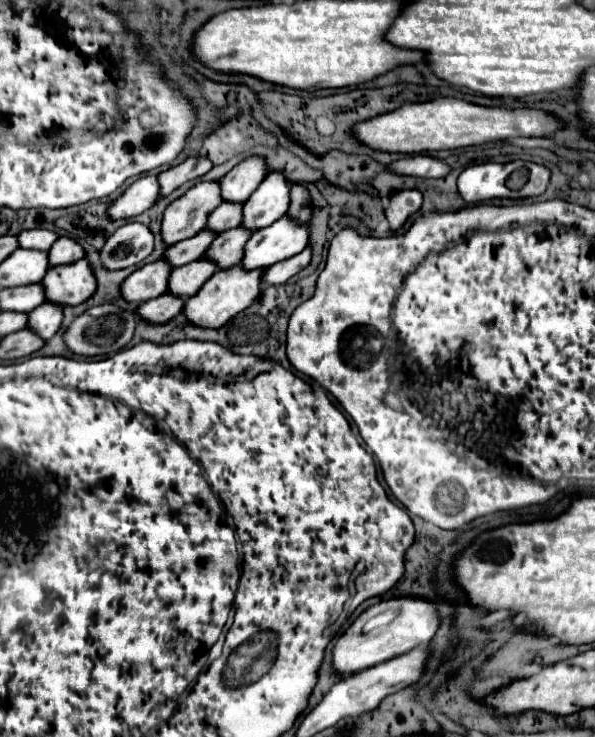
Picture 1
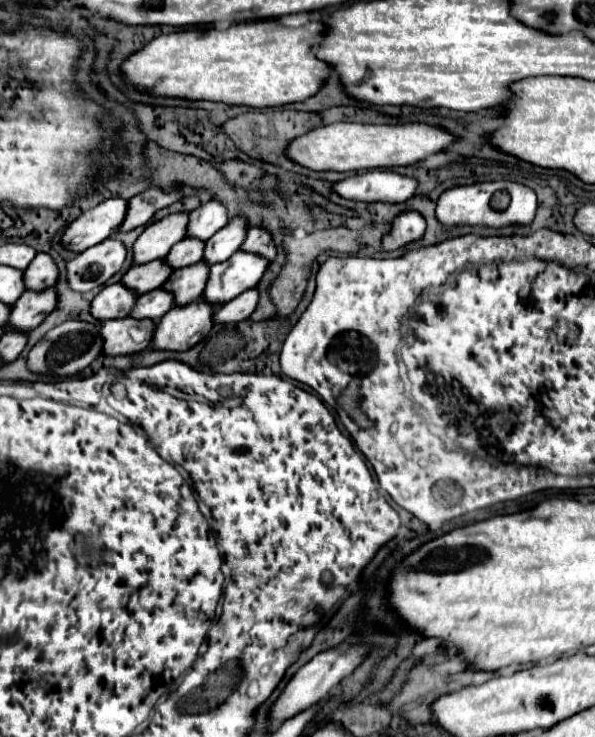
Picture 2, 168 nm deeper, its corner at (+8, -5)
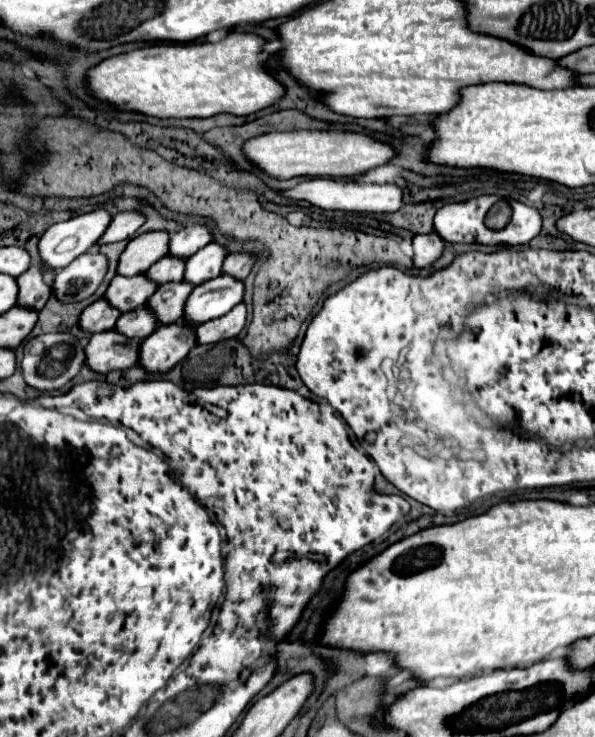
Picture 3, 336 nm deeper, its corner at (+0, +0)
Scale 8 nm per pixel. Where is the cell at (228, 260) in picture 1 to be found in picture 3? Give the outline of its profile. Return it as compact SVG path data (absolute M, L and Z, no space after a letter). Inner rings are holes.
M187 282L163 284L153 292L153 296L149 296L145 306L153 310L159 324L175 324L175 322L181 322L185 300L191 292L193 292L193 286Z

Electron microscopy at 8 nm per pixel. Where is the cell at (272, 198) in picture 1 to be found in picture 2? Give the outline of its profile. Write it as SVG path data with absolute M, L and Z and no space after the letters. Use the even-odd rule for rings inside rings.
M235 215L219 233L209 239L203 259L209 265L227 261L241 247L241 241L245 241L245 235L249 233L247 227L249 219L245 215Z

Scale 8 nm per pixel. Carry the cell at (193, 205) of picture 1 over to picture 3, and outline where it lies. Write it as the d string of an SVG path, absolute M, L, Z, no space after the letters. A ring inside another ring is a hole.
M145 232L133 238L125 252L119 256L117 274L119 276L137 276L149 270L151 264L161 260L167 254L169 234L167 232Z

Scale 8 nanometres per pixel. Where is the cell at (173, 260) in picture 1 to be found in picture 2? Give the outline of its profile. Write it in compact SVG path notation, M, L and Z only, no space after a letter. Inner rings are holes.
M165 259L161 261L151 261L151 263L145 263L145 265L133 265L121 279L123 285L129 285L131 289L135 289L137 293L147 293L147 291L153 291L157 287L161 287L169 273L173 269L169 269L165 265Z

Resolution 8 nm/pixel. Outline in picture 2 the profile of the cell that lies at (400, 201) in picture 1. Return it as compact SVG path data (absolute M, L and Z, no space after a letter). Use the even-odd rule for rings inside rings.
M405 211L399 213L387 235L383 235L383 249L385 251L395 251L415 239L419 239L425 233L425 219L417 211Z

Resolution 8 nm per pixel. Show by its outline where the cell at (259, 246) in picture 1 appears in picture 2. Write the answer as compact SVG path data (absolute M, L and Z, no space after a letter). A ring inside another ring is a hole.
M239 249L229 261L211 267L209 283L203 291L205 301L211 301L213 305L231 301L239 293L255 287L267 273L269 265L271 261L267 257L257 257L257 253L245 253Z

